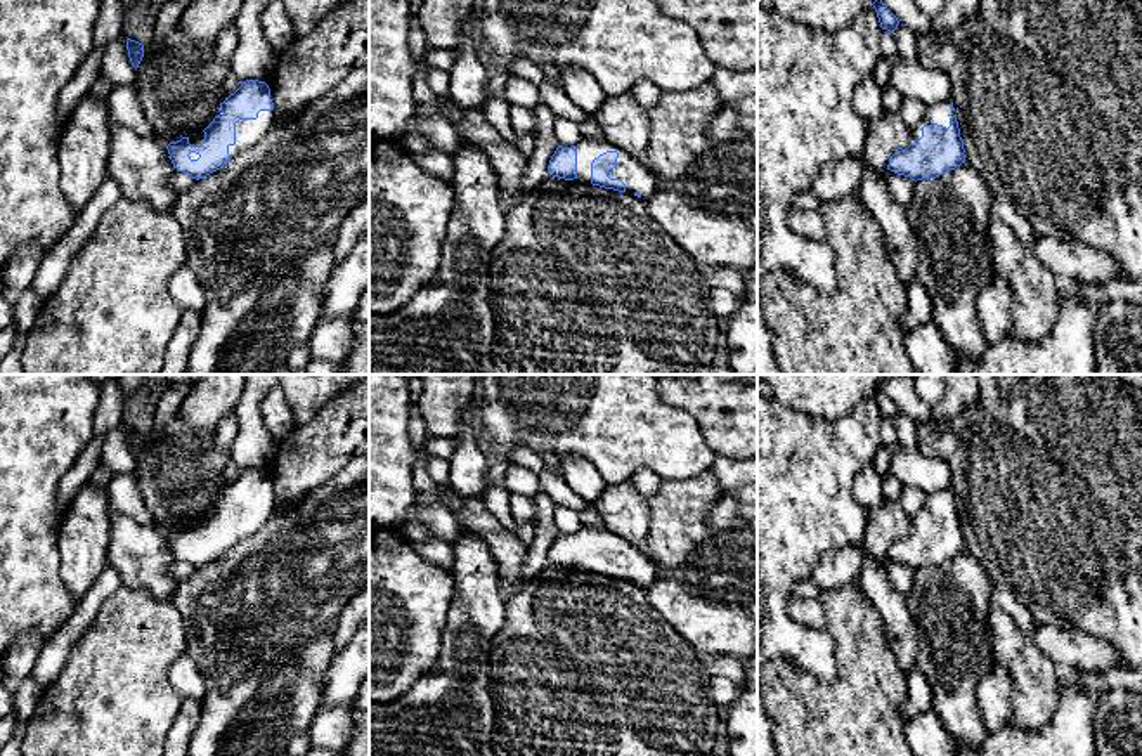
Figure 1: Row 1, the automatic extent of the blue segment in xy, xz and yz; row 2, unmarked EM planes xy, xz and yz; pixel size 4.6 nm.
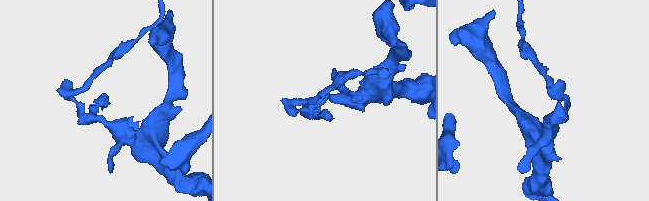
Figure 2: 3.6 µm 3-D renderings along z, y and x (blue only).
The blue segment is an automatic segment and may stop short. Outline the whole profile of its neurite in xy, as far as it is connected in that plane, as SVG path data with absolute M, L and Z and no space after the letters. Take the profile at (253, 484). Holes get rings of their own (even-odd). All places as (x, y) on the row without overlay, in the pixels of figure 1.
M246 468L225 486L213 510L201 520L166 534L178 560L199 569L248 539L274 517L274 491L265 470Z

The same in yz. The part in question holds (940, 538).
M951 489L927 494L924 506L912 517L906 538L889 546L887 558L912 569L936 567L965 551L964 529Z

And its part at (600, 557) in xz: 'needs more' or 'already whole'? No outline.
needs more

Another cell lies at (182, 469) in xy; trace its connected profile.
M180 416L161 435L152 428L144 433L144 446L137 456L133 475L154 517L152 525L168 534L204 518L217 505L220 492L230 484L224 475L230 463L232 454L217 449L215 433L187 432Z

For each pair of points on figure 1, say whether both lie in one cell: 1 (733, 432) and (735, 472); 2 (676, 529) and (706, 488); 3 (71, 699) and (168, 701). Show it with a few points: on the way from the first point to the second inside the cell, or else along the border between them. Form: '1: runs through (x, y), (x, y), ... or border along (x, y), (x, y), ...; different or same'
1: border along (716, 455), (739, 460); different
2: runs through (678, 519), (695, 498); same
3: runs through (96, 701), (144, 701); same

